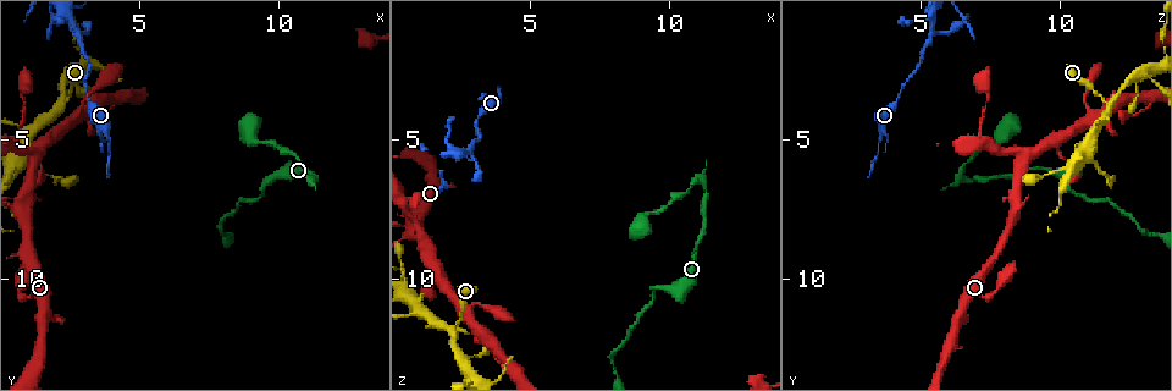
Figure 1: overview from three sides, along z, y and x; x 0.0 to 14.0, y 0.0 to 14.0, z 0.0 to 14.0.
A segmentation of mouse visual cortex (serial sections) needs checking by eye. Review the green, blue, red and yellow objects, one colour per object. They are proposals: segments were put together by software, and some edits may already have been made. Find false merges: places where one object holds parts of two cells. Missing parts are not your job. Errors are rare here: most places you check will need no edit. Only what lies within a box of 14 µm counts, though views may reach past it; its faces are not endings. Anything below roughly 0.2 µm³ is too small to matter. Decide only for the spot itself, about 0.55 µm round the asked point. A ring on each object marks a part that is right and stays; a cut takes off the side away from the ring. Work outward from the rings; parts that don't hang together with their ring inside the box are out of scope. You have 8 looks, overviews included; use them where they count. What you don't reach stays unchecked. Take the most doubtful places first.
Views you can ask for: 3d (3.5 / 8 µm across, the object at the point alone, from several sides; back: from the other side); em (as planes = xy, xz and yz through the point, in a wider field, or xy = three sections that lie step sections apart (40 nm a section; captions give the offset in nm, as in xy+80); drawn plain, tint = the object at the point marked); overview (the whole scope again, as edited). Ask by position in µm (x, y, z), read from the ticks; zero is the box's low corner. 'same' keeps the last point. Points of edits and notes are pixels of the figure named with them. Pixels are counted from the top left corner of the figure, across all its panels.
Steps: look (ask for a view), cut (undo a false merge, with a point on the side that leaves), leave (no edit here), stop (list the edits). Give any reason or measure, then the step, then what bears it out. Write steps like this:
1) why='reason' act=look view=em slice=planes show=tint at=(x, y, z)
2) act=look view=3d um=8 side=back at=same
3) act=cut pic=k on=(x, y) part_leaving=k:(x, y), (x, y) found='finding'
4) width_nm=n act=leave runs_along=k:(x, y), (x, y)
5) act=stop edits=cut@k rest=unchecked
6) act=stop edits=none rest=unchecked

act=look view=3d um=3.5 at=(11.2, 6.4, 6.9)

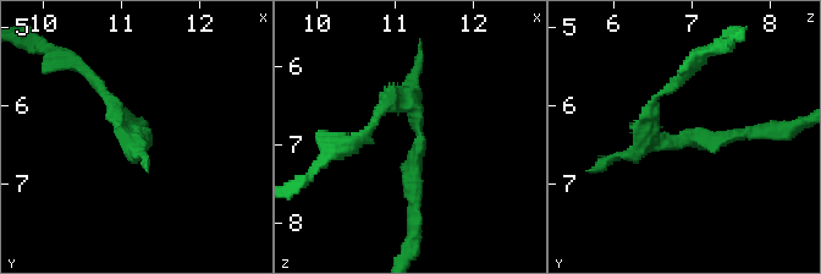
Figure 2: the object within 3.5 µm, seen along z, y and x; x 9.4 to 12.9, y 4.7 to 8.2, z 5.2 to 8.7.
act=look view=em slice=xy step=5 show=tint at=(11.30, 6.45, 6.85)

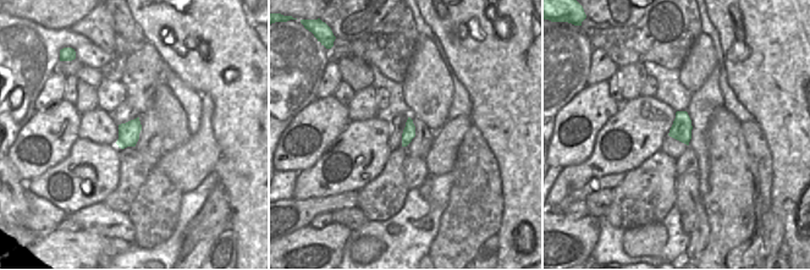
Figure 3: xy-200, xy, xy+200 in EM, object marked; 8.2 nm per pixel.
act=leave runs_along=2:(759, 133), (655, 141), (655, 99) found='all the same cell'

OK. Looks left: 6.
why='branch point' act=look view=3d um=3.5 at=(1.3, 5.7, 8.8)

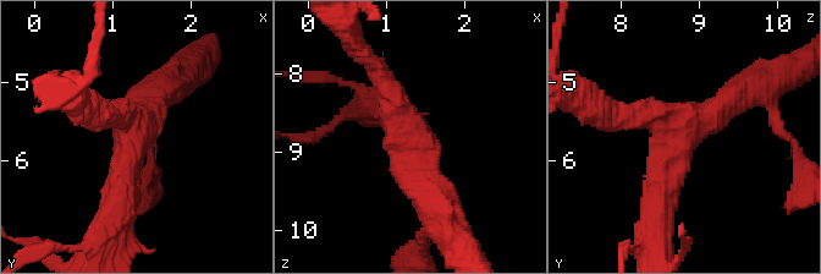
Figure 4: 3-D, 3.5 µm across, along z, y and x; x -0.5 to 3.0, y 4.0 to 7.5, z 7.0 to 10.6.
arms=3 arm_widths_nm=300,400,400 why='shape alone is not enough' act=look view=em slice=xy step=2 show=tint at=(1.25, 5.70, 8.70)

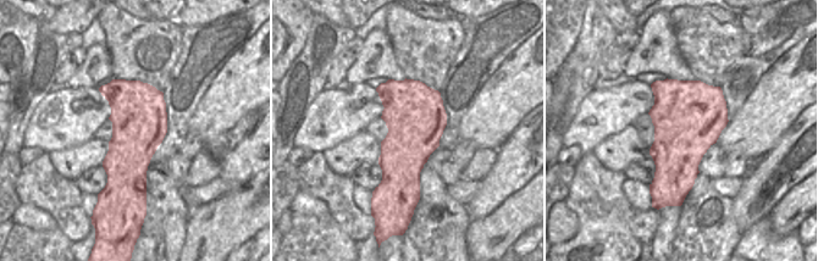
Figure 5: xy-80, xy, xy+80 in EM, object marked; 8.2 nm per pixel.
width_nm=500 act=leave runs_along=4:(657, 211), (682, 132), (742, 94) found='one cell here'

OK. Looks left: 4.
why='three-way junction' act=look view=3d um=3.5 at=(2.6, 2.5, 13.0)

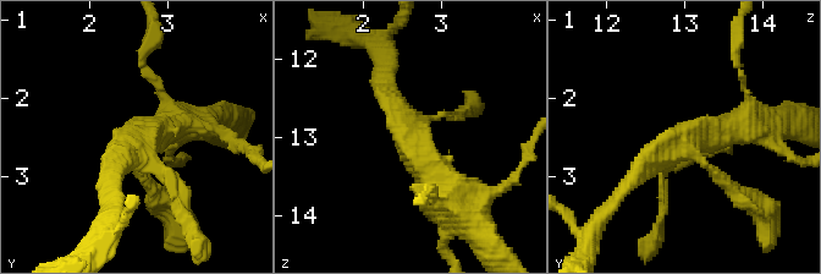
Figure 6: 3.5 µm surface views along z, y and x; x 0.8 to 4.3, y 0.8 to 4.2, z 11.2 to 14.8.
why='shape alone is not enough' act=look view=em slice=xy step=1 show=tint at=(2.60, 2.60, 13.00)

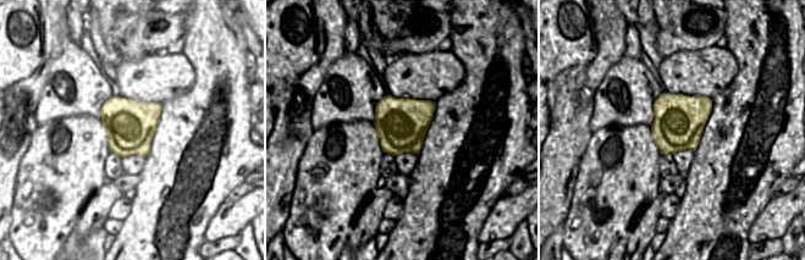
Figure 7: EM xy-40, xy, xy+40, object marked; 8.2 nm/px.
act=leave runs_along=6:(629, 184), (651, 157), (748, 115) found='continuous, no second cell'

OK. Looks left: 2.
act=stop edits=none rest=unchecked

